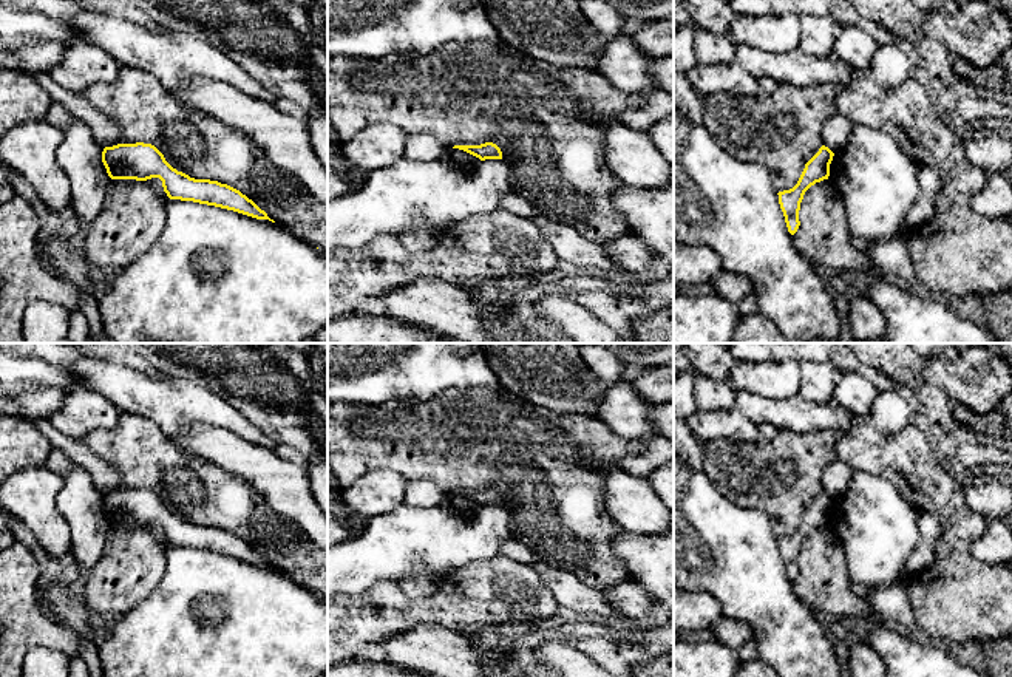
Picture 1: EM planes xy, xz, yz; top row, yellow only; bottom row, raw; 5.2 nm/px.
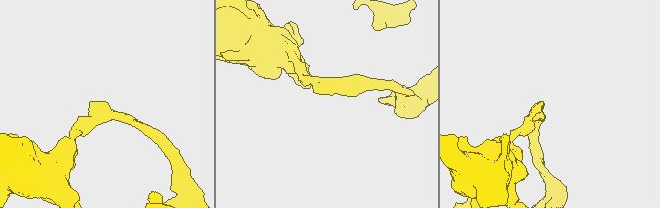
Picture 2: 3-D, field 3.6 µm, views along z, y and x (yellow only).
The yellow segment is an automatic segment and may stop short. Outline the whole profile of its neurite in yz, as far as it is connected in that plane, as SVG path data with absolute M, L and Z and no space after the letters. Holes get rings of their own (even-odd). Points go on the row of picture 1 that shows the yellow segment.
M822 145L819 151L805 164L805 168L797 181L797 184L790 189L779 192L779 204L785 216L788 232L794 235L800 226L799 210L805 192L830 176L830 164L834 153Z

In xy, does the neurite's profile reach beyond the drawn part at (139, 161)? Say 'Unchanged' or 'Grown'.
Unchanged

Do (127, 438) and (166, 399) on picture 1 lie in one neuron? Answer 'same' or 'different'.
different

